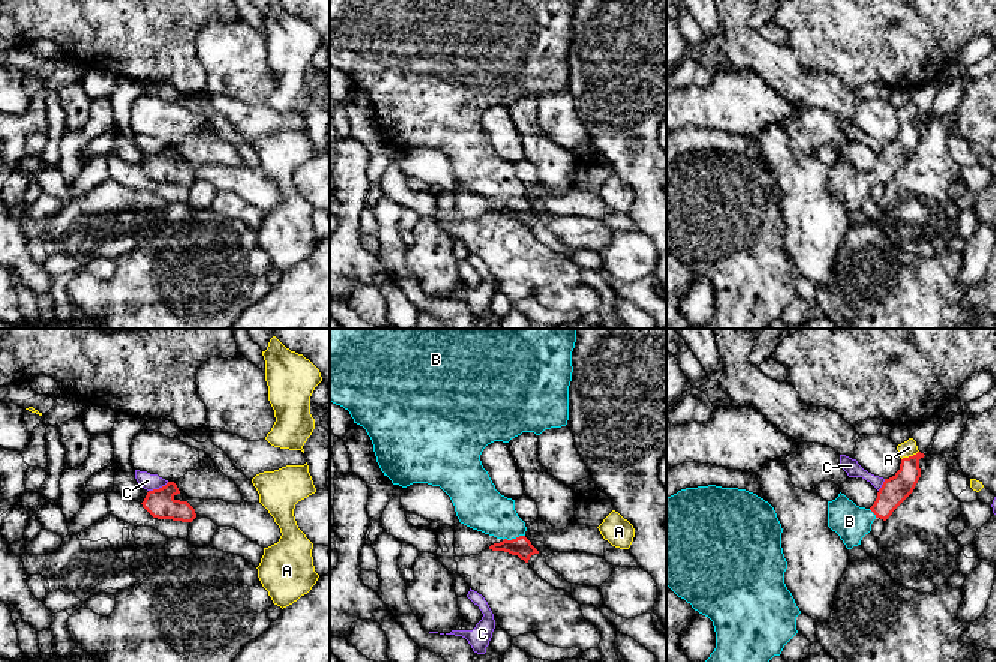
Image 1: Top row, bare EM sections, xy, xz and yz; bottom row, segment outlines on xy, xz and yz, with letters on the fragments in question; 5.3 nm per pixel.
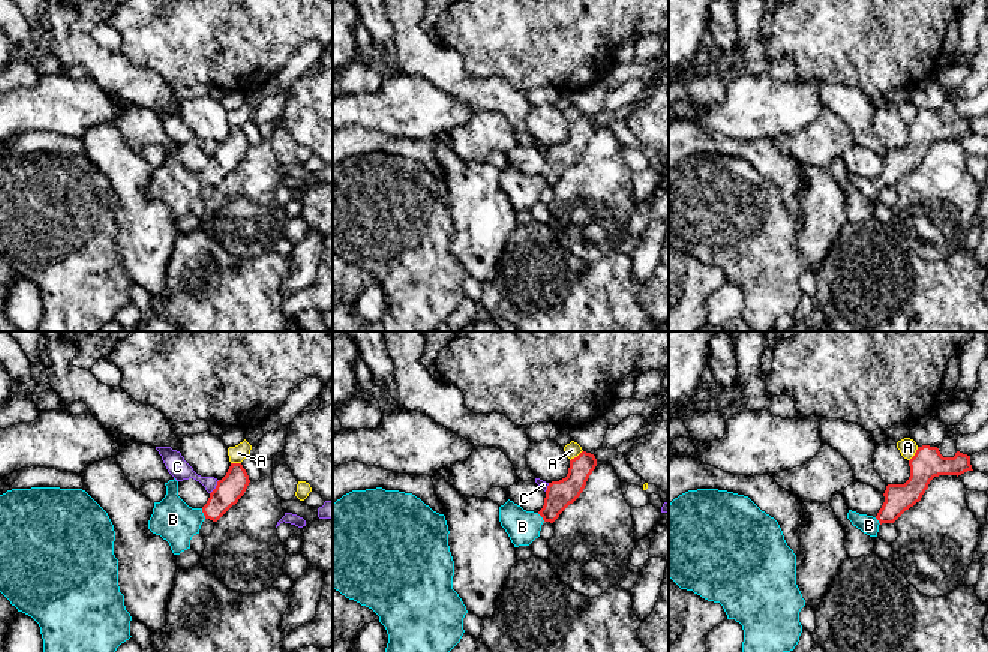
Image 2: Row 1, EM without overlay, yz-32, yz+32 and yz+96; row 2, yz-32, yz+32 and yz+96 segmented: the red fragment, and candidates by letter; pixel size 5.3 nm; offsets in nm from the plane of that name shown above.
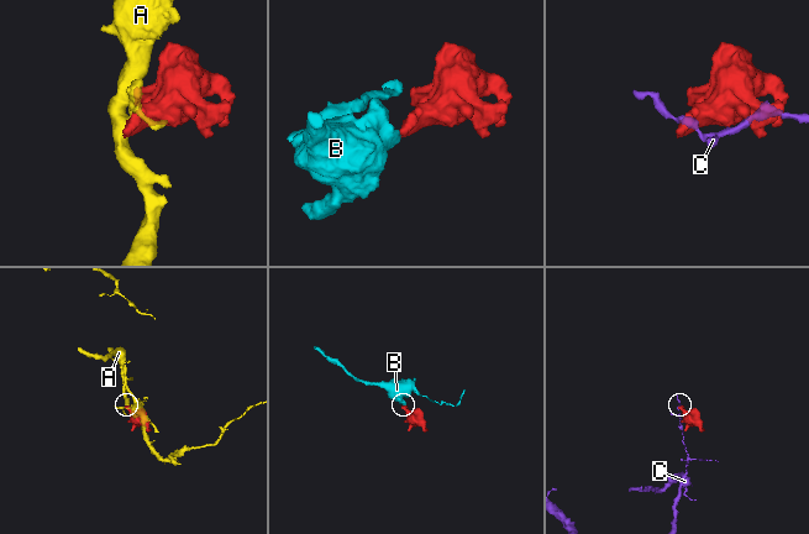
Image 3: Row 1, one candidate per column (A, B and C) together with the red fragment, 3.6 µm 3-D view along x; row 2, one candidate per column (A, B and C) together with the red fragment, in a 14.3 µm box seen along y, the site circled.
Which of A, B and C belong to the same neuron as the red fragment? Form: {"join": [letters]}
{"join": ["B"]}

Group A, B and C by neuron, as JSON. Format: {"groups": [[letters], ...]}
{"groups": [["A"], ["B"], ["C"]]}

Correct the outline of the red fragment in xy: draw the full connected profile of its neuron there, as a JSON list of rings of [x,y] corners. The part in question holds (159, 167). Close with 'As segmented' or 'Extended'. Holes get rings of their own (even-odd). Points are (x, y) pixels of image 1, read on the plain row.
[[[168,146],[159,153],[148,155],[141,168],[153,182],[192,186],[196,182],[195,173],[188,165],[176,164],[177,158],[177,149]]]. As segmented

